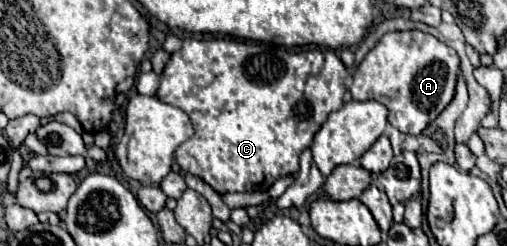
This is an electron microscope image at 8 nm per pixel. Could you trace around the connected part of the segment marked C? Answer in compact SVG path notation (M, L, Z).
M186 38L182 40L182 48L178 52L170 54L170 60L166 62L164 70L160 72L160 88L156 92L156 98L160 102L172 104L176 108L182 108L194 126L194 136L188 138L186 142L182 142L176 152L174 152L174 162L184 170L190 172L198 178L202 178L204 182L208 182L218 194L226 194L226 192L254 192L254 190L268 190L278 178L284 176L294 176L300 166L298 166L298 158L300 154L310 148L314 134L320 130L320 126L326 122L328 114L334 110L340 110L344 106L344 92L346 92L346 66L342 64L342 60L332 52L332 50L322 50L322 48L312 48L312 50L302 50L302 52L290 52L286 48L278 48L278 46L264 46L264 44L256 44L256 42L242 42L242 40L196 40L196 38Z

